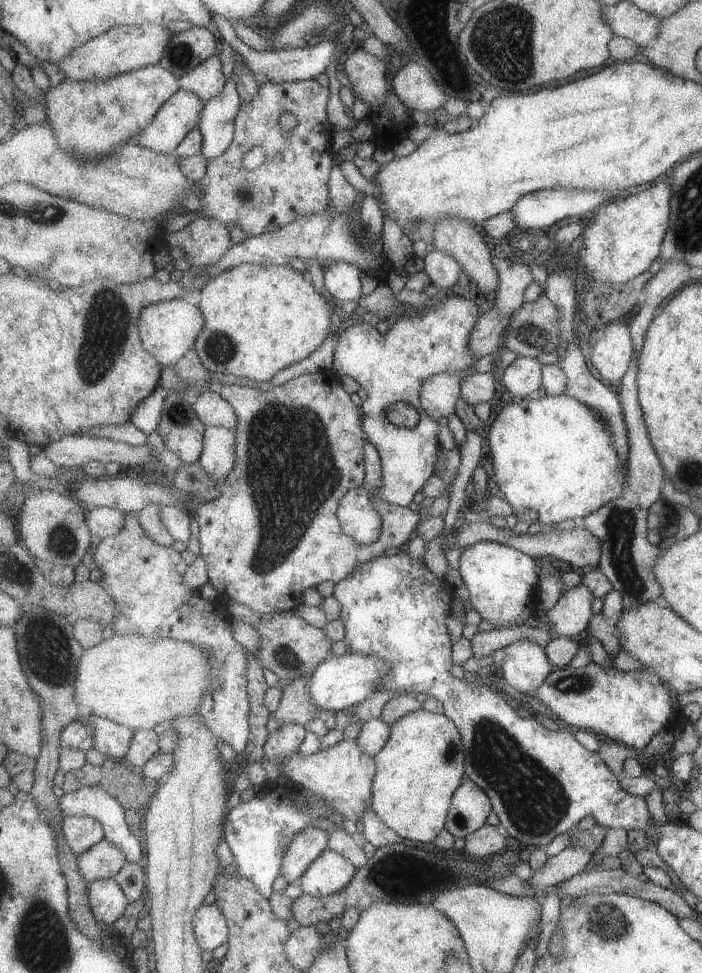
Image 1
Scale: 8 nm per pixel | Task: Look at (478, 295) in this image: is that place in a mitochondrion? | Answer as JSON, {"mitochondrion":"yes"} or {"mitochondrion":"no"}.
{"mitochondrion":"no"}

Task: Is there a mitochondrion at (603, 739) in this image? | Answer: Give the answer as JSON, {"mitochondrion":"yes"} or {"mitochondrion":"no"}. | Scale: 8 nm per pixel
{"mitochondrion":"no"}

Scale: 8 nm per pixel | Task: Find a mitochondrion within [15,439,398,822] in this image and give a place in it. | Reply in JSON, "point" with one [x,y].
{"point":[53,655]}

